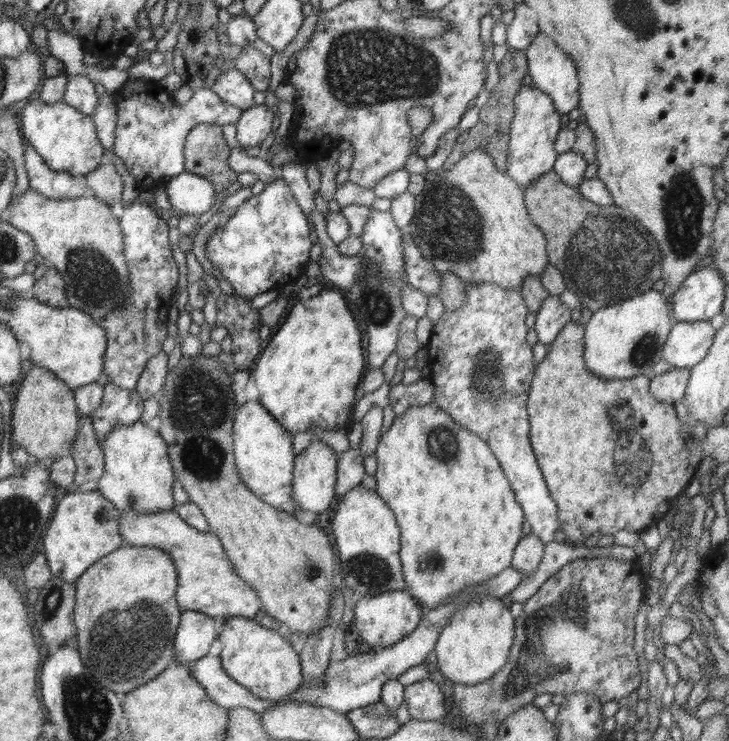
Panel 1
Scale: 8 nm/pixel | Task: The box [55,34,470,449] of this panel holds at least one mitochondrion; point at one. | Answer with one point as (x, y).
(94, 282)

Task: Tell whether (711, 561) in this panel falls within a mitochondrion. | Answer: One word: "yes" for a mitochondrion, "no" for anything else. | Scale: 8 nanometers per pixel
no

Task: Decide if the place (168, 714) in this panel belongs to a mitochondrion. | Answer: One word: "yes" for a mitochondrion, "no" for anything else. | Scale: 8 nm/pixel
no

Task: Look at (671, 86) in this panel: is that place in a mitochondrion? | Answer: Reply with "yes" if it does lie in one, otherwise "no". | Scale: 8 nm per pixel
no

